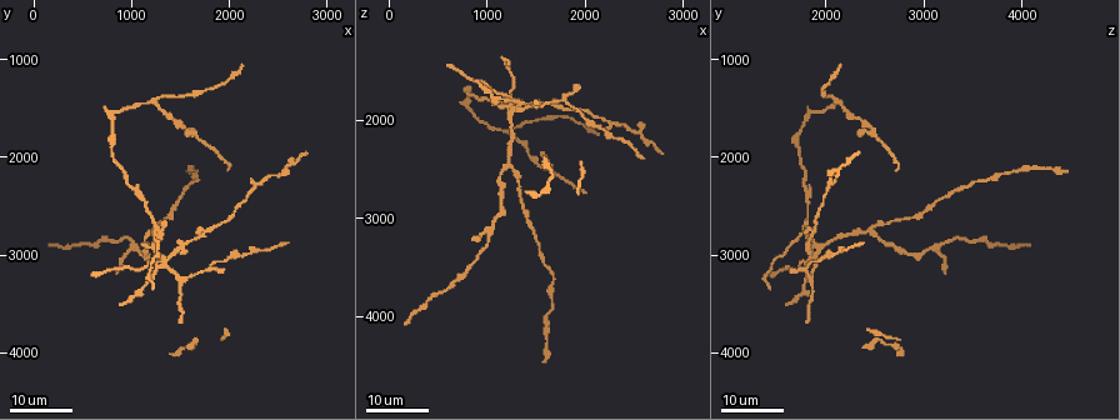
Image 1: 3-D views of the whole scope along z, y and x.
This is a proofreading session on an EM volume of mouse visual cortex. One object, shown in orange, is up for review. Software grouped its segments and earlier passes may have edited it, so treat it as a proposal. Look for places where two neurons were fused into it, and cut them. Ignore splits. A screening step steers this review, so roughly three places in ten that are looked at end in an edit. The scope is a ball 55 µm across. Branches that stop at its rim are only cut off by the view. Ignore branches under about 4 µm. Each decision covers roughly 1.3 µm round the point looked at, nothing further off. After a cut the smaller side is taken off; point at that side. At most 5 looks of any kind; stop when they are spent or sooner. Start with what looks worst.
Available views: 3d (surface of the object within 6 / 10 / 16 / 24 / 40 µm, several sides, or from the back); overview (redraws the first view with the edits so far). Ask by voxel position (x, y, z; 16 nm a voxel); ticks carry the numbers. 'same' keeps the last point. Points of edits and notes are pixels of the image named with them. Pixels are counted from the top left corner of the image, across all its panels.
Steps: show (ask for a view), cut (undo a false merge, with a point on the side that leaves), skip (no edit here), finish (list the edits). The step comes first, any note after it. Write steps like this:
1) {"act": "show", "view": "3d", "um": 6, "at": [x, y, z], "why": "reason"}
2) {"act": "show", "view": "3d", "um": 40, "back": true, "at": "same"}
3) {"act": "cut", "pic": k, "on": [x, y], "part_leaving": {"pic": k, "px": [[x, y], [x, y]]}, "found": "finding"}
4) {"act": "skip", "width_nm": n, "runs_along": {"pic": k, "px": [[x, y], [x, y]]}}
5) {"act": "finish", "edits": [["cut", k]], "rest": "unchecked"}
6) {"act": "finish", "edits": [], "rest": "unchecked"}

{"act": "show", "view": "3d", "um": 16, "at": [980, 2920, 3140], "why": "four or more arms meet"}

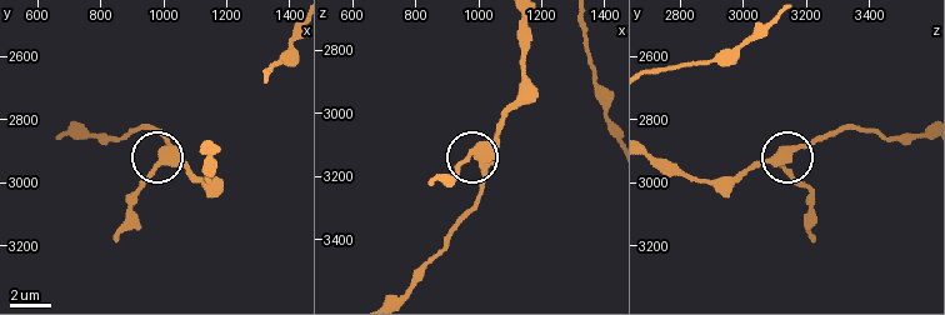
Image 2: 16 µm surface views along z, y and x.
{"act": "show", "view": "3d", "um": 6, "at": [990, 2920, 3130]}

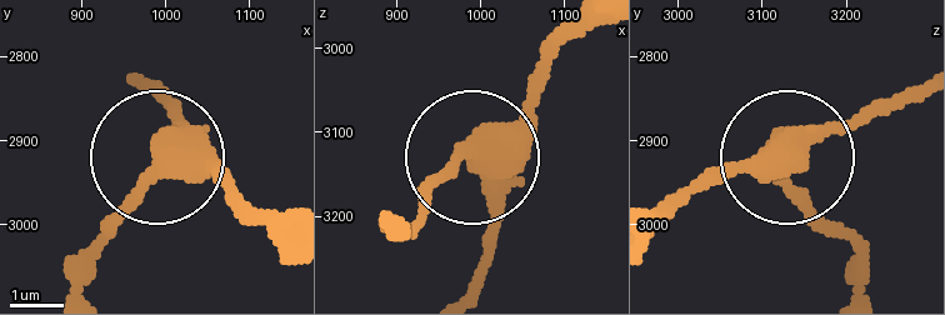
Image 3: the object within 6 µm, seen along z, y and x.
{"act": "skip", "width_nm": 460, "runs_along": {"pic": 3, "px": [[274, 226], [215, 176], [161, 168], [81, 249]]}, "found": "one neuron here"}

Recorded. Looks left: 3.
{"act": "show", "view": "3d", "um": 16, "at": [1520, 3260, 1840], "why": "three-way junction"}

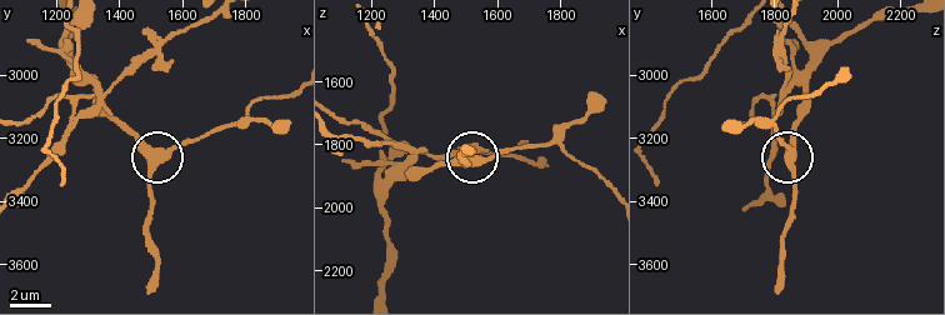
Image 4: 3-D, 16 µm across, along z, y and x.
{"act": "show", "view": "3d", "um": 10, "at": [1530, 3260, 1850]}

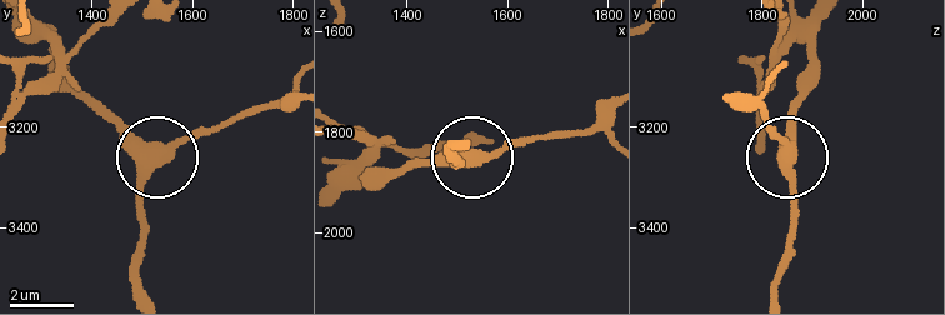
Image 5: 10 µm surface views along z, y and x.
{"act": "skip", "runs_along": {"pic": 5, "px": [[793, 26], [809, 75], [793, 103], [788, 154], [769, 119]]}, "found": "continuous, no second neuron"}

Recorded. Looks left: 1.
{"act": "finish", "edits": [], "rest": "unchecked"}

